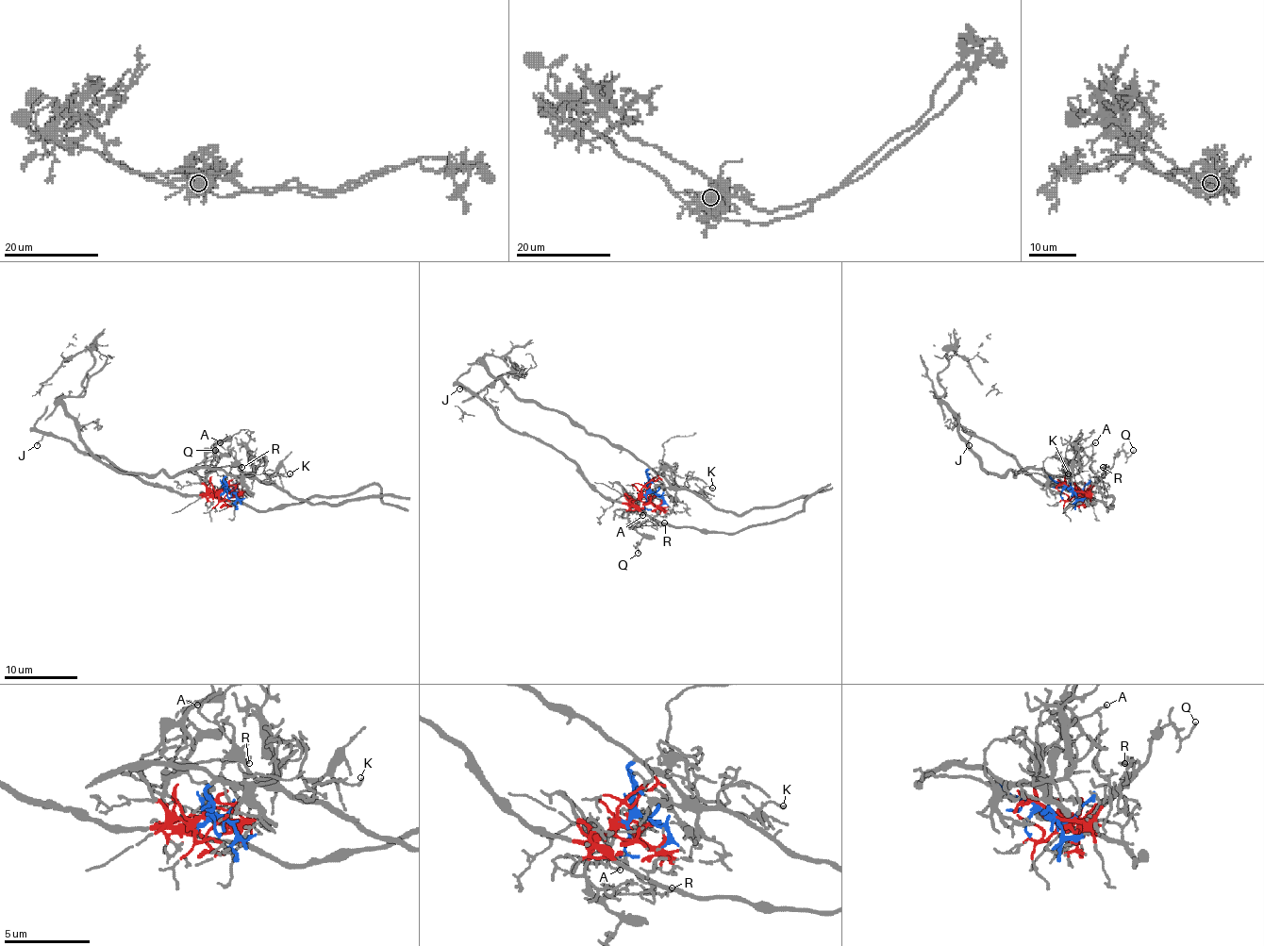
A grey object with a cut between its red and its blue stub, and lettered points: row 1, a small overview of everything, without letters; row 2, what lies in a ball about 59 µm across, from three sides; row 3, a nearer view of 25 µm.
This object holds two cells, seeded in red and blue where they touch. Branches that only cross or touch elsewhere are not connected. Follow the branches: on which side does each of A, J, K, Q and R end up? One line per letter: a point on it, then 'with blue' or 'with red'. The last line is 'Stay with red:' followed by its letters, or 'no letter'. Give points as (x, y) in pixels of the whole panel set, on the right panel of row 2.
A: at (1095, 442); with red
J: at (969, 445); with red
K: at (1068, 473); with blue
Q: at (1133, 450); with red
R: at (1103, 467); with red
Stay with red: A, J, Q, R

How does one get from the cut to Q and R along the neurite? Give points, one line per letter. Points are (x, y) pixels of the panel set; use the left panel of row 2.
Q: (224, 489), (213, 491), (206, 486), (206, 476), (217, 466), (219, 456), (217, 451), (215, 455), (215, 449)
R: (224, 489), (209, 489), (206, 476), (227, 466), (242, 468)

